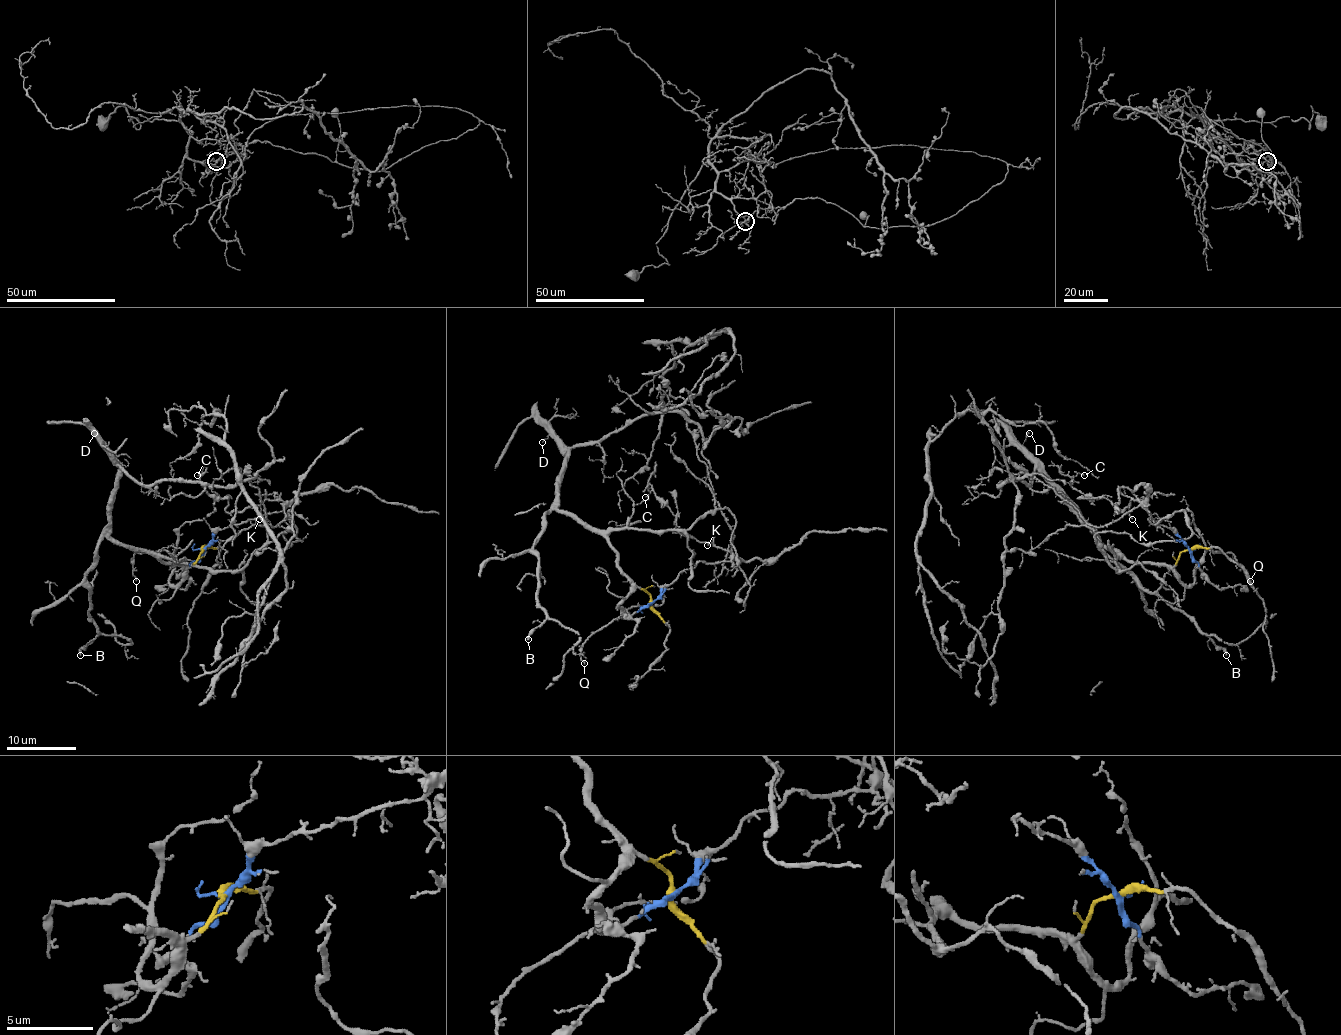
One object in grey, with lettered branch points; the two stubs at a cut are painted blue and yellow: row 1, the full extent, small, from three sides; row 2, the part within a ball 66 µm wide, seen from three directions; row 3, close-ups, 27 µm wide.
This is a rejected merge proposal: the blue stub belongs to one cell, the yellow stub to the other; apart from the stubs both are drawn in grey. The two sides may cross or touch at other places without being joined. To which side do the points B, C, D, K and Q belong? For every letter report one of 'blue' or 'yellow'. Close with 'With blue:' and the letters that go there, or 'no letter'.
B: yellow
C: blue
D: yellow
K: blue
Q: yellow
With blue: C, K

